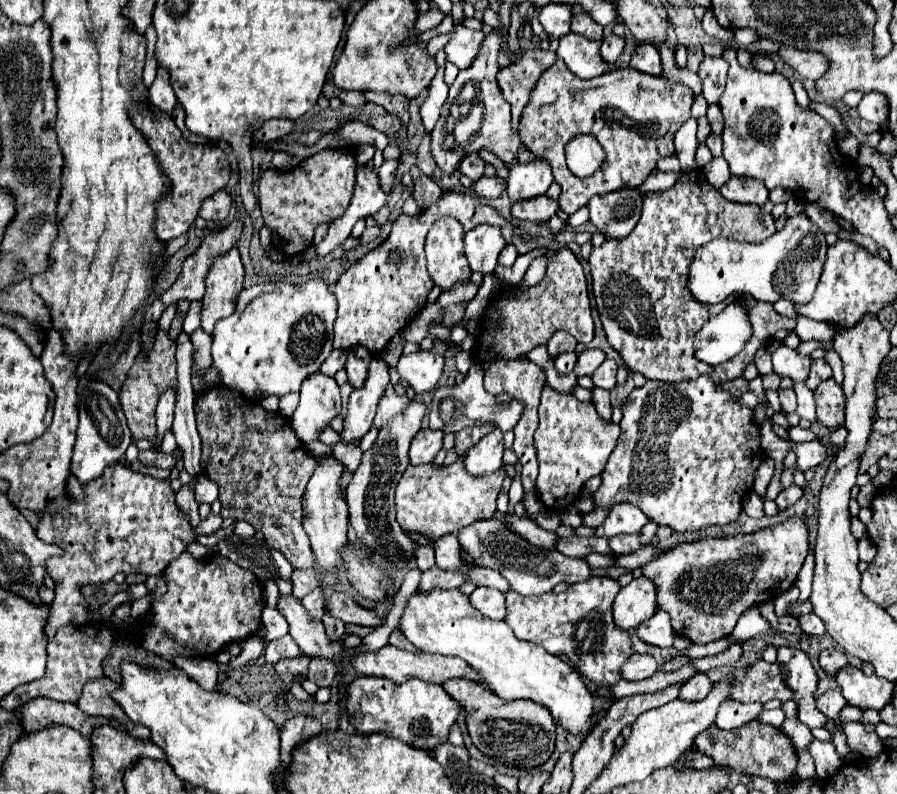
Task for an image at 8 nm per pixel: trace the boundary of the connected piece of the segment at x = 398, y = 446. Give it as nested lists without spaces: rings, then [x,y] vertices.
[[[411,402],[405,412],[397,414],[383,430],[379,430],[379,436],[375,444],[363,452],[359,468],[353,472],[353,478],[347,486],[347,506],[349,506],[349,524],[355,530],[355,538],[371,552],[371,556],[377,556],[379,562],[391,570],[411,568],[415,562],[415,554],[419,544],[411,540],[411,532],[403,530],[395,518],[395,488],[409,466],[409,444],[413,436],[421,430],[423,418],[425,418],[425,404],[423,402]]]

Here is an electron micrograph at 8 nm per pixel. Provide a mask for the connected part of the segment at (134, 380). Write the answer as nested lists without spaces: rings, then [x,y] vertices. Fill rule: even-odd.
[[[159,330],[155,338],[155,346],[149,352],[149,356],[139,354],[133,368],[129,370],[127,380],[123,382],[119,400],[129,424],[129,430],[135,440],[147,438],[153,444],[157,442],[157,424],[155,424],[155,406],[159,402],[159,396],[165,392],[165,388],[175,386],[175,342],[169,340],[167,332]]]

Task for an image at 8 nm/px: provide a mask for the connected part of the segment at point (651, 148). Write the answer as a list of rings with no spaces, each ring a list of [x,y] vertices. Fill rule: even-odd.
[[[557,60],[543,76],[539,78],[529,104],[525,106],[521,114],[521,124],[519,124],[519,134],[523,146],[533,152],[537,158],[547,160],[553,168],[555,182],[561,186],[561,196],[559,204],[561,210],[567,214],[573,214],[581,206],[589,202],[591,196],[603,196],[613,190],[621,188],[639,188],[647,176],[655,170],[657,160],[663,156],[671,156],[675,152],[673,148],[673,136],[681,128],[681,124],[691,116],[691,104],[693,104],[693,92],[677,82],[665,80],[661,76],[647,76],[643,72],[635,72],[633,68],[613,68],[597,78],[591,80],[581,80],[571,74],[571,70],[565,66],[563,60]],[[573,132],[591,132],[597,142],[605,150],[605,160],[601,168],[589,176],[589,178],[577,178],[575,174],[569,172],[565,164],[565,146],[573,138]]]

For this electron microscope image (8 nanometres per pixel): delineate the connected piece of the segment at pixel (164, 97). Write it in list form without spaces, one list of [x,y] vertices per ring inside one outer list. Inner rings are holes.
[[[161,66],[157,70],[155,82],[149,88],[149,100],[151,100],[153,106],[157,106],[159,110],[163,110],[169,116],[173,116],[173,110],[177,106],[177,98],[173,94],[173,88],[171,88],[171,82],[169,82],[169,74]]]

